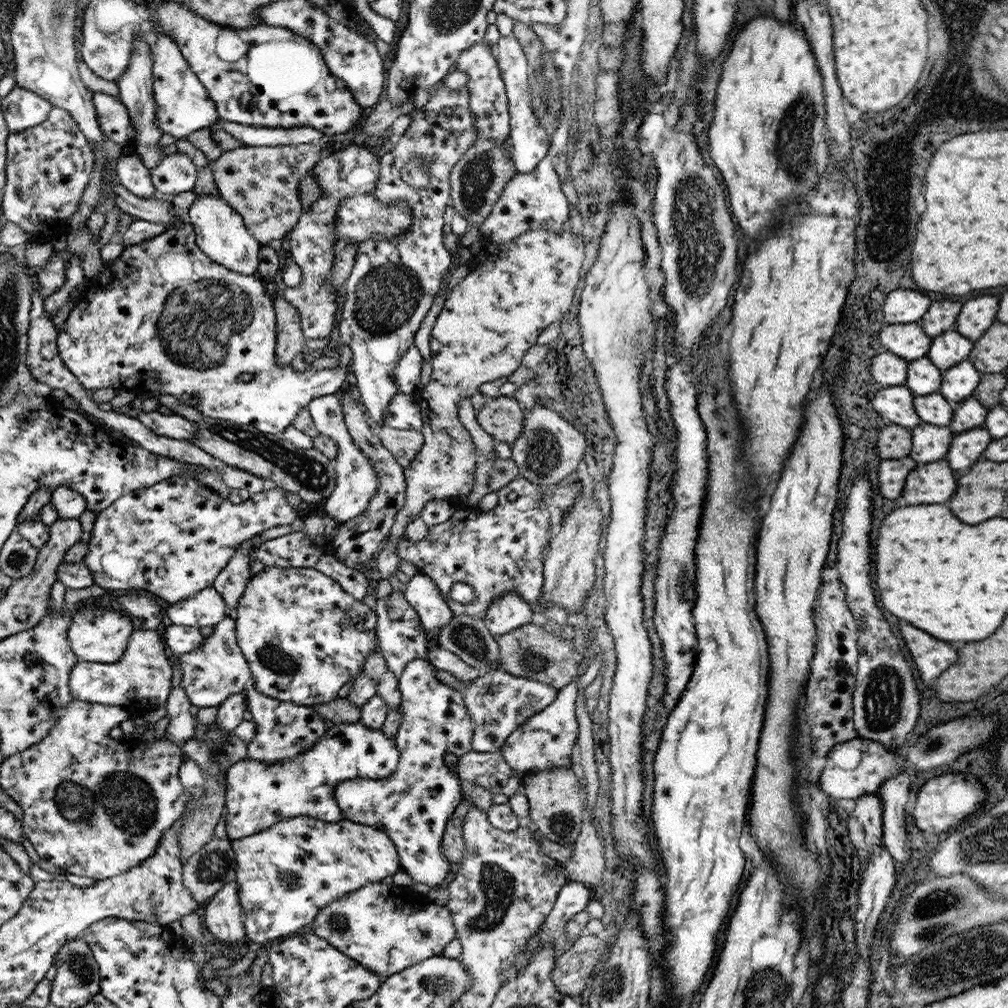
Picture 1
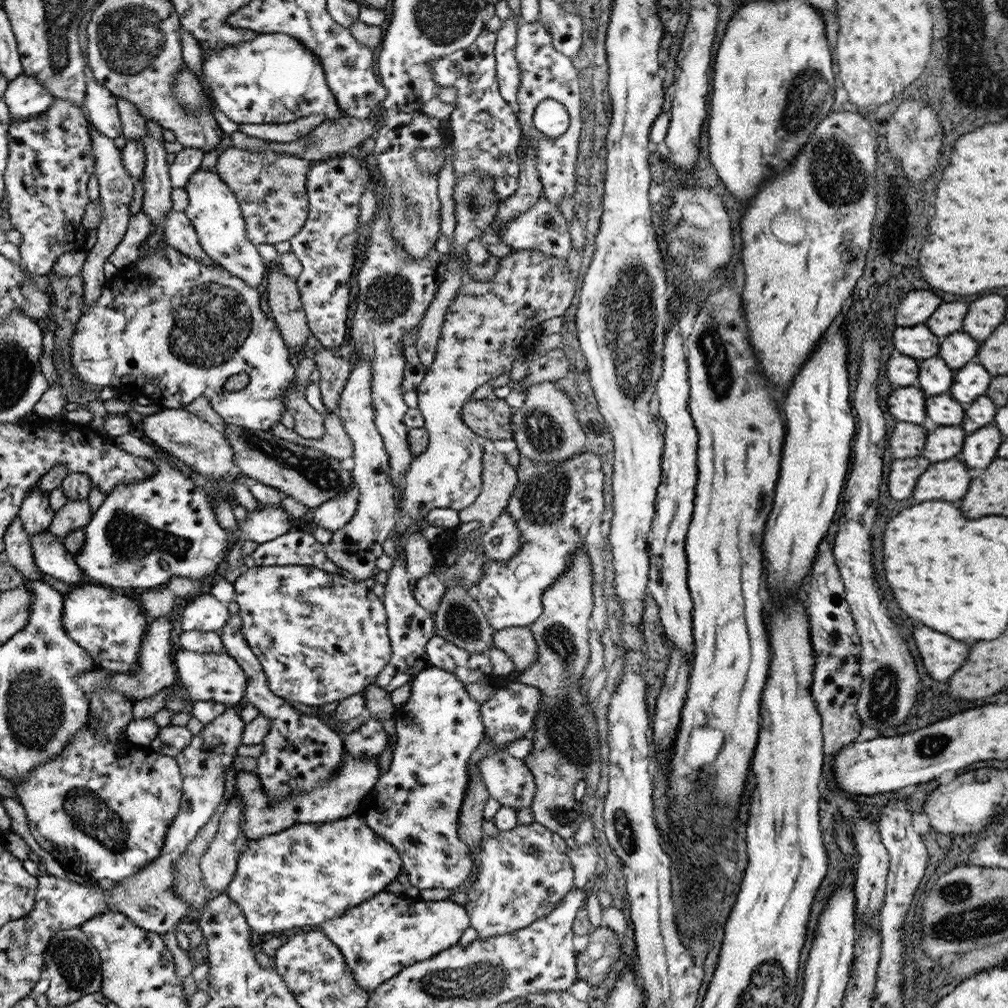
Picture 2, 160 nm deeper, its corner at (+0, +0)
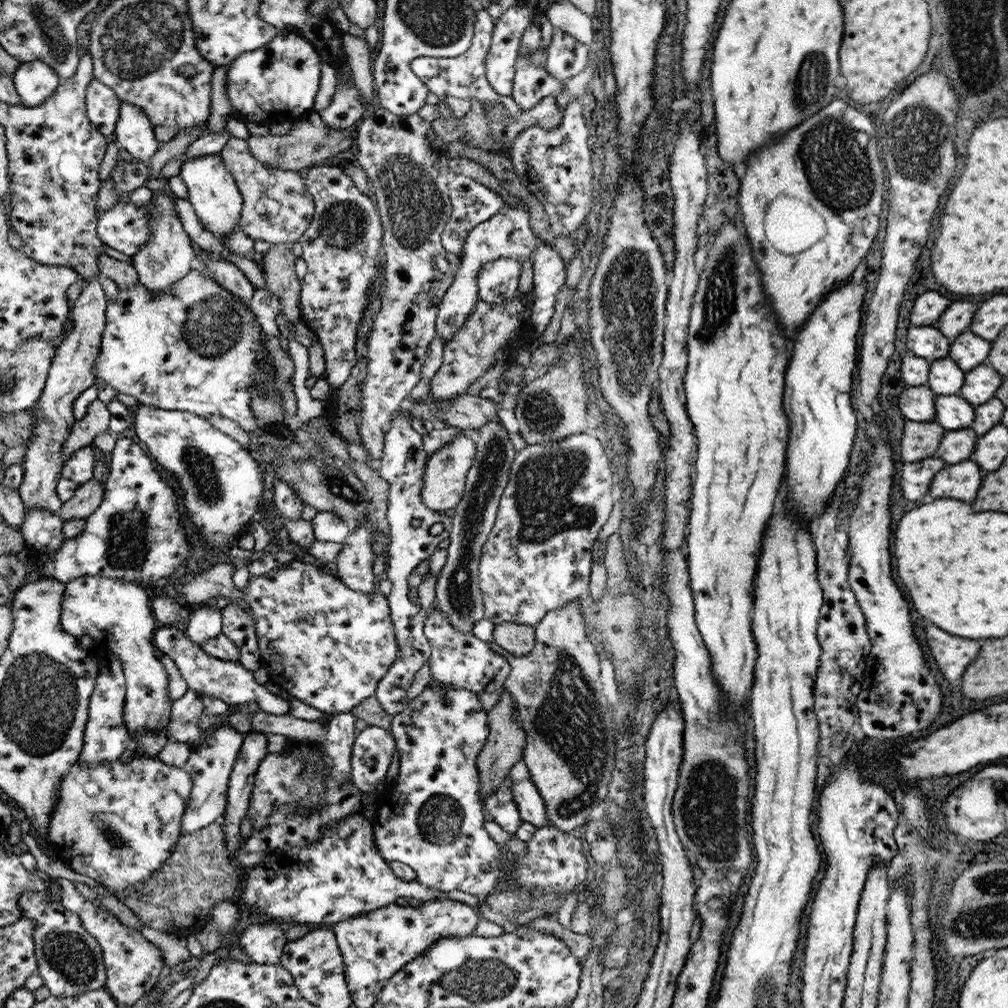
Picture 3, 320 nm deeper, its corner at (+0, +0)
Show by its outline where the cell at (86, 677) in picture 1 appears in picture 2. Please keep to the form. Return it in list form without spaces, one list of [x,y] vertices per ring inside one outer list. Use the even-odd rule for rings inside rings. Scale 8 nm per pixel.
[[[168,617],[157,618],[150,625],[150,630],[145,634],[142,641],[141,655],[138,657],[138,664],[135,670],[131,672],[113,672],[110,670],[103,670],[96,665],[95,668],[89,672],[81,674],[77,678],[77,683],[85,689],[86,696],[97,694],[98,691],[105,691],[106,687],[114,689],[116,692],[121,692],[122,695],[128,697],[130,700],[142,700],[149,696],[158,694],[164,688],[174,684],[176,672],[172,666],[172,648],[170,648],[170,628],[172,624],[168,622]]]

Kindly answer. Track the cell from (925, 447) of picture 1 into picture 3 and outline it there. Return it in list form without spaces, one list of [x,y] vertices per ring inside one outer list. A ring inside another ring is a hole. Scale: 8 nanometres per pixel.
[[[972,427],[945,431],[934,458],[944,460],[947,464],[969,461],[975,451],[977,439]]]

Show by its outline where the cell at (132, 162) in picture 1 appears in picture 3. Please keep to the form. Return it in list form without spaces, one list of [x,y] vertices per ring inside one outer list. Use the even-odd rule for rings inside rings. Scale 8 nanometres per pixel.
[[[121,101],[121,118],[117,124],[116,136],[120,146],[140,163],[148,162],[161,145],[148,116],[139,106],[126,101]]]

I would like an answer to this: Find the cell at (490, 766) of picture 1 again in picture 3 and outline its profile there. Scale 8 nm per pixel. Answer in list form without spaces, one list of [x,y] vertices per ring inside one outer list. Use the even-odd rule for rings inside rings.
[[[518,761],[509,772],[513,784],[513,797],[518,802],[522,822],[529,822],[537,829],[550,824],[544,799],[531,778],[529,768]]]

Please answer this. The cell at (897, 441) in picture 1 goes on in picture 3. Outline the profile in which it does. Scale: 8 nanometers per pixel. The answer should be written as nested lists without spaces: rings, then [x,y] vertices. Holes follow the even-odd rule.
[[[906,420],[900,442],[902,462],[914,463],[934,457],[945,431],[945,428],[936,420],[917,423]]]

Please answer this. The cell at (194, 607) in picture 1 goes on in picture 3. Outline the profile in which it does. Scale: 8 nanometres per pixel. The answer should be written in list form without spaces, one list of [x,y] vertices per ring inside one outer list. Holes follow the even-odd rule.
[[[209,604],[190,613],[190,621],[186,623],[186,634],[196,644],[204,644],[207,640],[216,638],[224,630],[224,620],[221,610],[211,608]]]

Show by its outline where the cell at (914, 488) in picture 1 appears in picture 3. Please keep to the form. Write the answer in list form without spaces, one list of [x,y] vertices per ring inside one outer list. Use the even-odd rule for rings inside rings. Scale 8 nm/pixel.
[[[963,461],[958,464],[946,464],[932,482],[930,496],[934,498],[956,498],[956,500],[974,500],[980,484],[982,470],[975,462]]]

